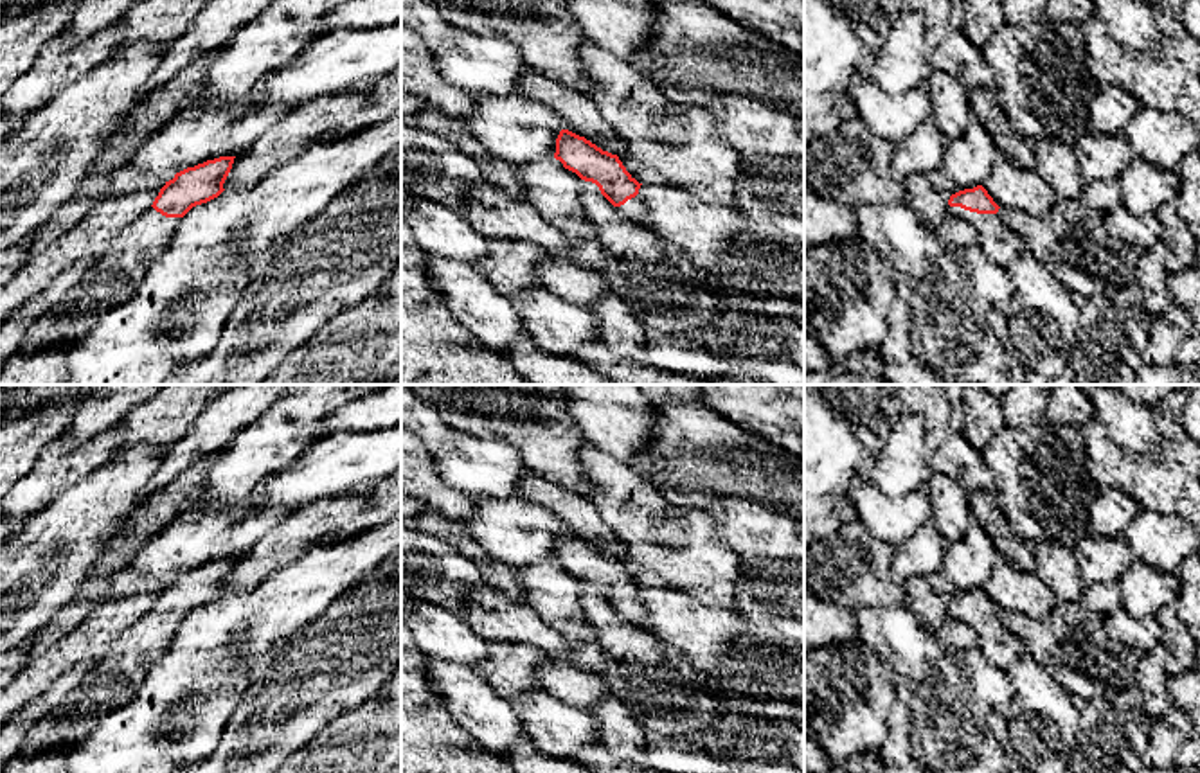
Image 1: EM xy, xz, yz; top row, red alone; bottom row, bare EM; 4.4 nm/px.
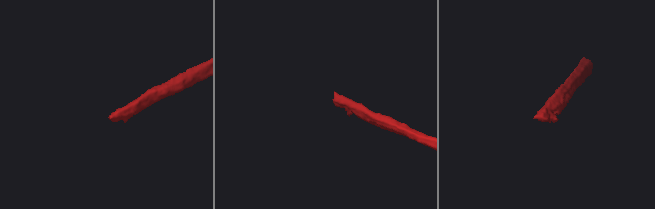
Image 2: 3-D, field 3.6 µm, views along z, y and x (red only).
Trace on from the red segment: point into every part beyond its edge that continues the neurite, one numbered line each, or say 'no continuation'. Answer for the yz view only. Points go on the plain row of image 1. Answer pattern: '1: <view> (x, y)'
1: yz (1001, 648)

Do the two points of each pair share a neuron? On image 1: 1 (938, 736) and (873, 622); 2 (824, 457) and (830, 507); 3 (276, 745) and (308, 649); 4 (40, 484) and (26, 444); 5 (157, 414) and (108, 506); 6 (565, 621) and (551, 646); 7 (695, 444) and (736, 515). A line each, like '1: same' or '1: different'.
1: same
2: same
3: same
4: different
5: different
6: different
7: same

